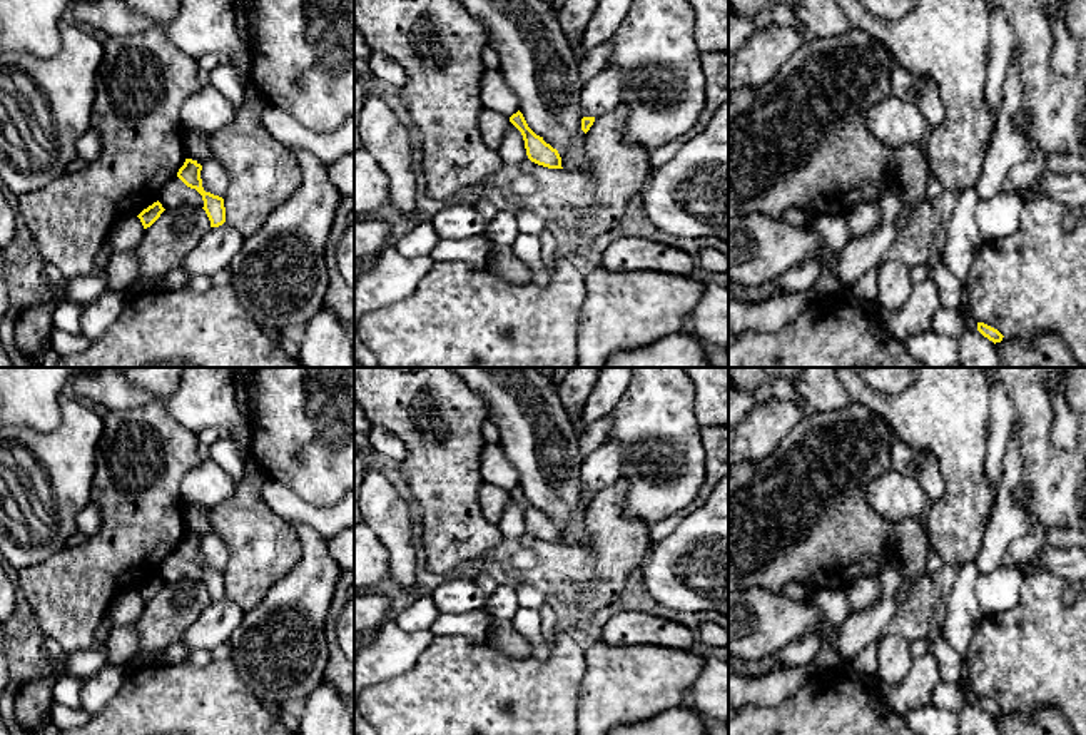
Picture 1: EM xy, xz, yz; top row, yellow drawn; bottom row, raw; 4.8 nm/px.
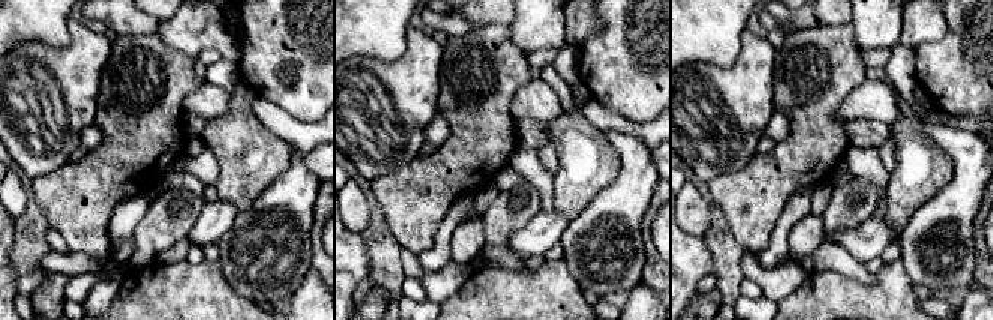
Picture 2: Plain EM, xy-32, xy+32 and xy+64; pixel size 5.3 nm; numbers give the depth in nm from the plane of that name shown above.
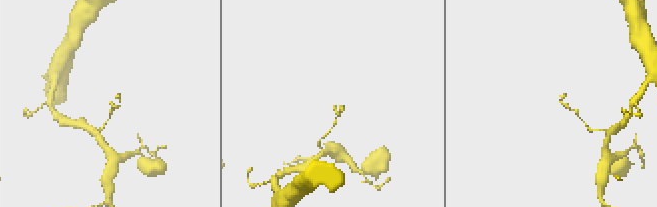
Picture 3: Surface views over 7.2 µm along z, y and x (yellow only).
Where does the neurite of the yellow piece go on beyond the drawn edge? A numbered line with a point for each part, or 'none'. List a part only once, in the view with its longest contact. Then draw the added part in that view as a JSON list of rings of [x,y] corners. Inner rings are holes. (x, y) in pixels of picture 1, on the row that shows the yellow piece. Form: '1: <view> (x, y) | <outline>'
none

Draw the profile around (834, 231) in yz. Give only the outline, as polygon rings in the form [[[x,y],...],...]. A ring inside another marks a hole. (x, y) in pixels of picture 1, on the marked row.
[[[817,214],[810,217],[807,227],[824,241],[829,251],[837,254],[840,254],[852,239],[845,215]]]

